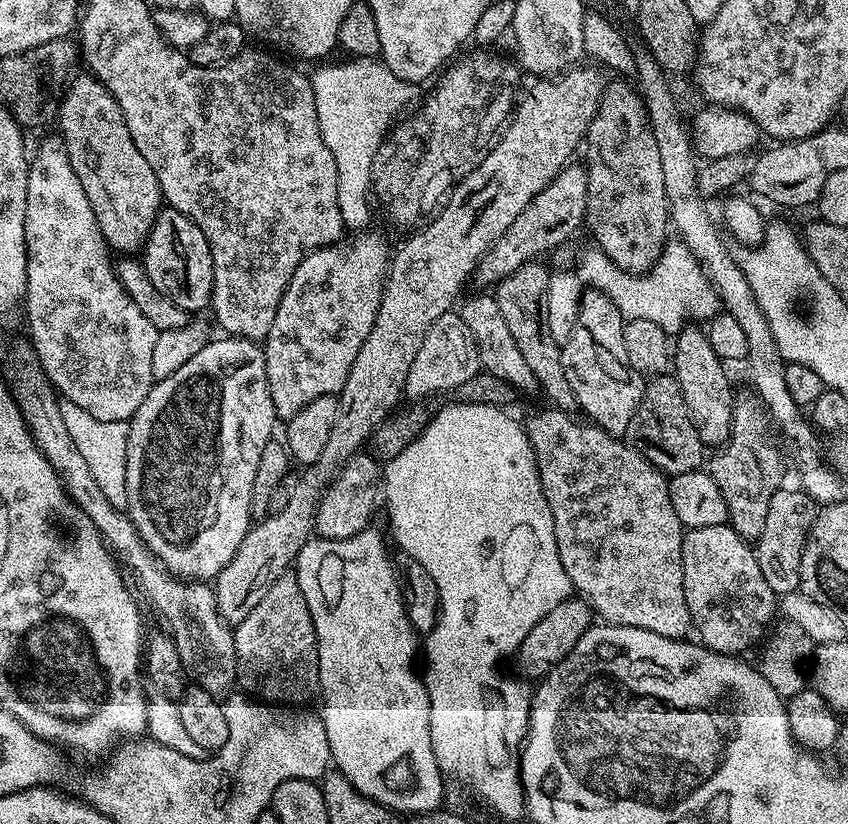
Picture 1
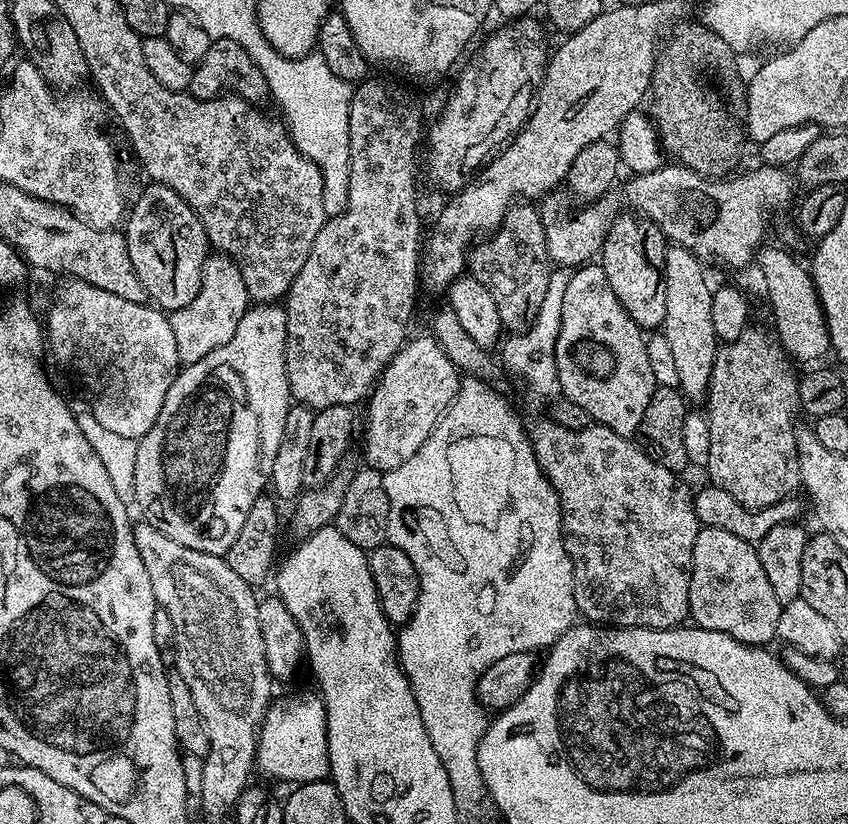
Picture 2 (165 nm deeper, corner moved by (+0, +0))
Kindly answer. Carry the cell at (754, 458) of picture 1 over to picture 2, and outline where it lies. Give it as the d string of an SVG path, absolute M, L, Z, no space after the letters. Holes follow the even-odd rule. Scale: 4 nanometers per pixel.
M749 326L737 339L721 343L717 347L706 397L706 417L710 432L710 454L706 472L712 479L709 481L742 502L742 506L753 510L774 506L789 499L795 493L792 491L800 488L796 441L798 424L795 422L800 407L798 372L792 369L793 361L777 337L769 329L768 332L764 328Z

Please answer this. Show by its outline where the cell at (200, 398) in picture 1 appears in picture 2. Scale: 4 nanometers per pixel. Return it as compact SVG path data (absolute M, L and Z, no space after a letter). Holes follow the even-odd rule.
M279 303L256 304L249 307L242 322L238 322L238 330L234 330L234 338L230 338L226 346L218 346L218 350L210 350L206 358L198 358L198 362L184 364L181 367L170 386L170 391L166 394L166 402L162 402L162 414L158 414L158 422L154 422L154 426L150 426L150 430L137 443L138 459L137 465L134 466L134 486L136 504L144 511L143 519L151 522L158 530L162 530L162 534L174 538L174 542L182 542L182 546L190 546L190 550L215 556L224 556L228 553L234 538L238 538L238 530L242 530L242 522L246 522L246 514L250 514L250 506L254 506L254 498L265 495L269 487L274 470L274 458L278 455L278 442L282 442L282 430L286 430L286 414L289 407L290 393L286 374L286 314Z

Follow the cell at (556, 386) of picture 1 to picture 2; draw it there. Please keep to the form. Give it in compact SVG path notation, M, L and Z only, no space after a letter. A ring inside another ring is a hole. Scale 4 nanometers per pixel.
M532 202L513 204L499 228L481 239L468 253L467 271L490 290L498 306L498 318L502 318L508 330L523 330L531 320L538 318L538 310L542 310L554 271L548 253L544 218L536 206Z

